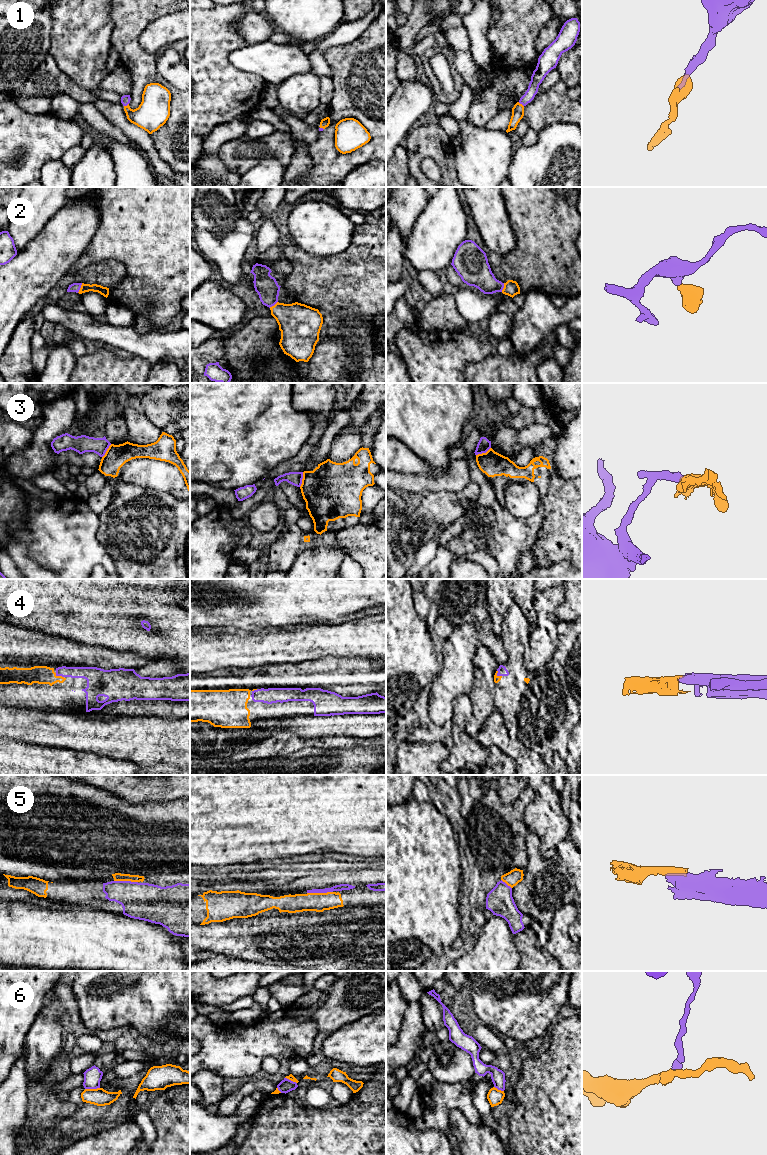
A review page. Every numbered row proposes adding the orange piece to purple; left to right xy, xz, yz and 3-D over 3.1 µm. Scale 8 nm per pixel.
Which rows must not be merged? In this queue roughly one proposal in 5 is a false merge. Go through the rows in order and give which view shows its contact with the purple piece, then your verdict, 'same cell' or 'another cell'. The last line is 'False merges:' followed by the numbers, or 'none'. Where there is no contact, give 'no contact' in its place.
1: contact in yz; same cell
2: contact in xy; same cell
3: contact in xz; another cell
4: contact in xy; same cell
5: contact in xz; same cell
6: contact in xy; another cell
False merges: 3, 6

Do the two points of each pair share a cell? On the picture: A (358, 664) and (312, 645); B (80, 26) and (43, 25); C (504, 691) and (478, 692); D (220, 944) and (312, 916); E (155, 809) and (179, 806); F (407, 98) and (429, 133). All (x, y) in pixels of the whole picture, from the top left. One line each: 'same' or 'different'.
A: different
B: different
C: different
D: same
E: same
F: different

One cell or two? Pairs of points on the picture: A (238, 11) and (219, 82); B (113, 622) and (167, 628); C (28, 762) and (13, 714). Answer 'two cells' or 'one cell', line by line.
A: one cell
B: one cell
C: two cells

